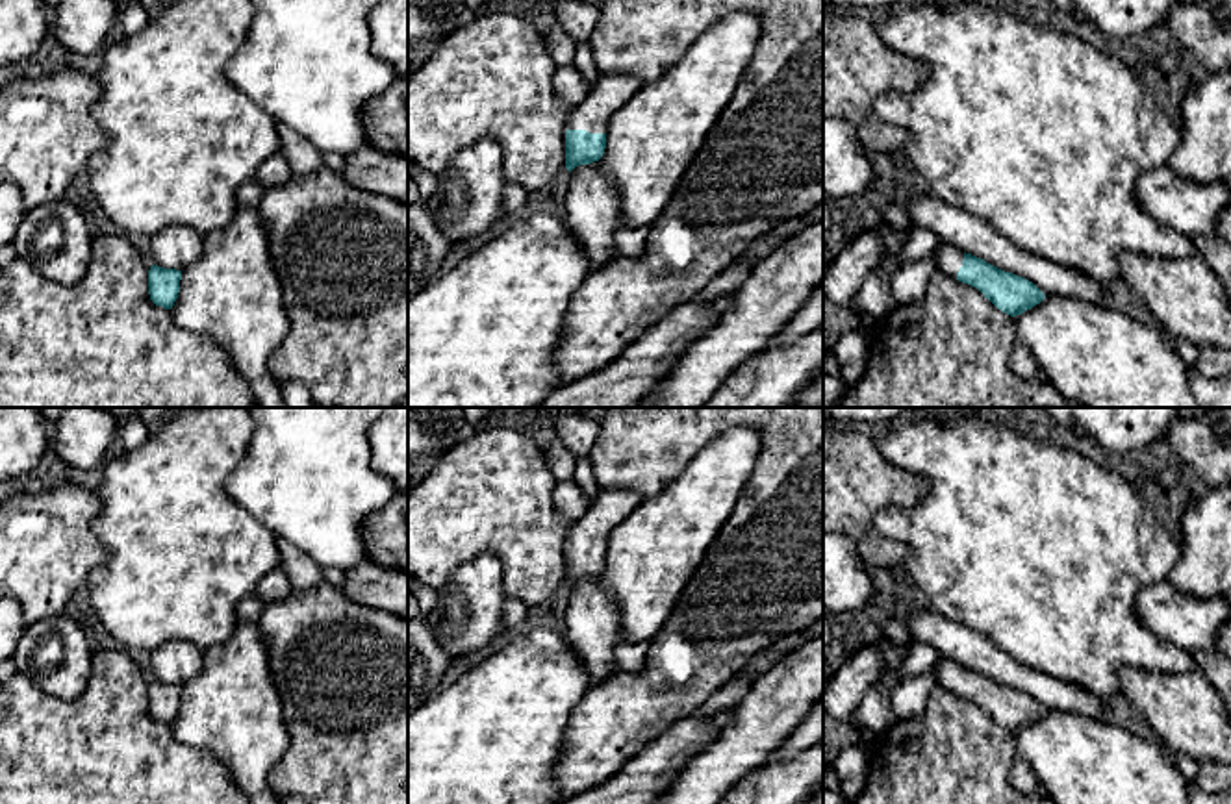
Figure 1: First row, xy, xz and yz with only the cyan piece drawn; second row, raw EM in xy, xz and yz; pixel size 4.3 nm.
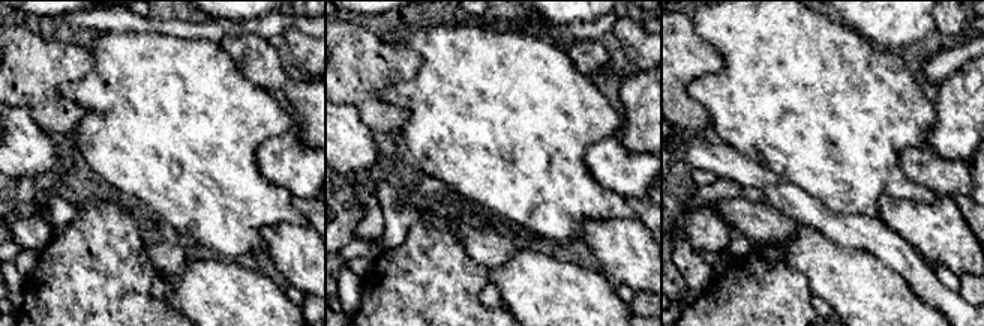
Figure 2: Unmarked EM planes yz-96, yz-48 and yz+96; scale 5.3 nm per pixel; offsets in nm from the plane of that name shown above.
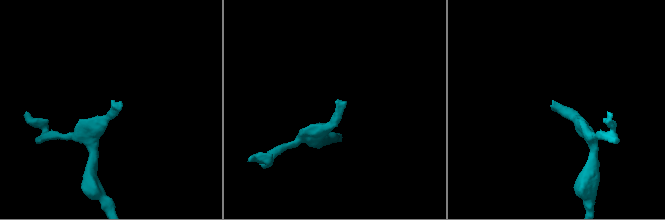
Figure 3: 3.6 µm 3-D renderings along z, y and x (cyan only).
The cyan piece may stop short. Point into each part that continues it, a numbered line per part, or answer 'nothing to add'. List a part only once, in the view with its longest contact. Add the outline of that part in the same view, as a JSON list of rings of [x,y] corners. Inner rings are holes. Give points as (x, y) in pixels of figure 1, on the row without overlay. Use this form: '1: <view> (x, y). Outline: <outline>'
1: xz (609, 506). Outline: [[[623,487],[597,489],[588,511],[577,519],[569,530],[567,545],[586,545],[590,548],[606,548],[612,530],[630,515],[643,496],[638,491]]]

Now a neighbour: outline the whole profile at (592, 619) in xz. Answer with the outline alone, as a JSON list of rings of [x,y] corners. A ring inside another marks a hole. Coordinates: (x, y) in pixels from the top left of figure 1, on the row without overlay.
[[[601,574],[571,585],[564,613],[565,637],[590,672],[590,685],[608,680],[616,671],[619,608],[601,582]]]

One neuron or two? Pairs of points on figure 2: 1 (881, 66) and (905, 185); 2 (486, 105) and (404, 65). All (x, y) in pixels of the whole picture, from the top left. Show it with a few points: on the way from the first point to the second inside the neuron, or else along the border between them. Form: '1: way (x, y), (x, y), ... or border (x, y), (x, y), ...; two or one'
1: way (881, 96), (881, 155); one
2: border (419, 53), (422, 60), (419, 71), (386, 87); two

